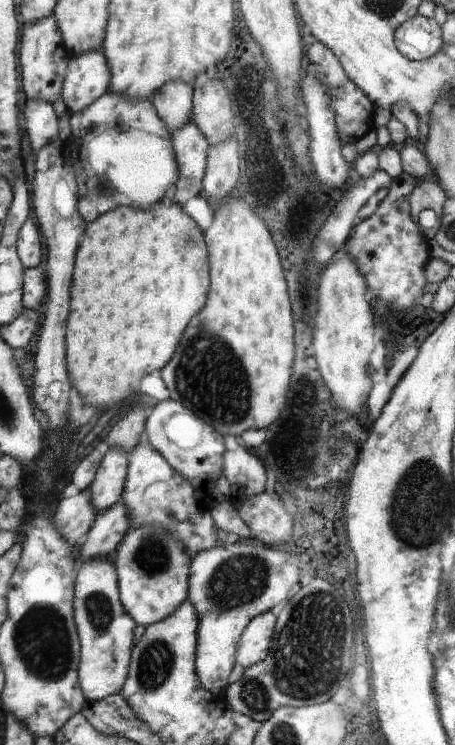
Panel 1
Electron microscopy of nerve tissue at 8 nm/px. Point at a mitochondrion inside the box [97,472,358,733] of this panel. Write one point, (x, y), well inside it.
(300, 669)

